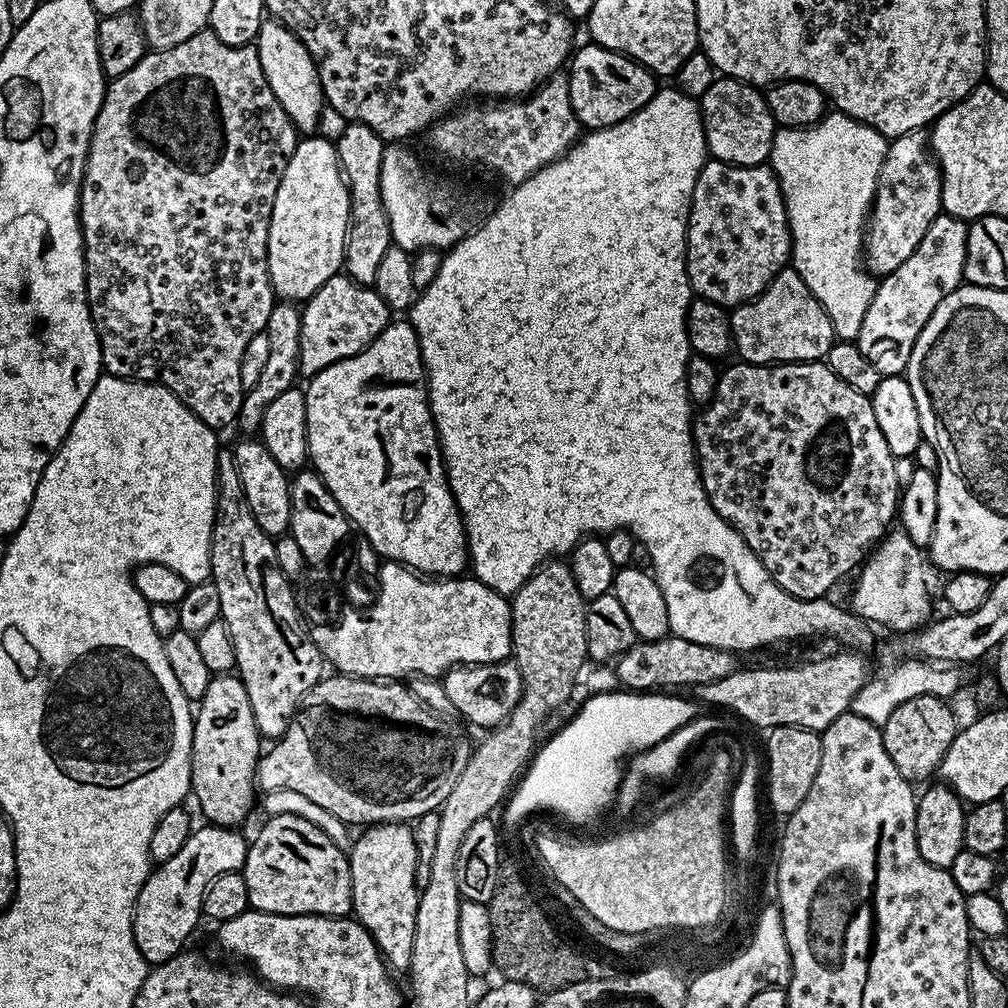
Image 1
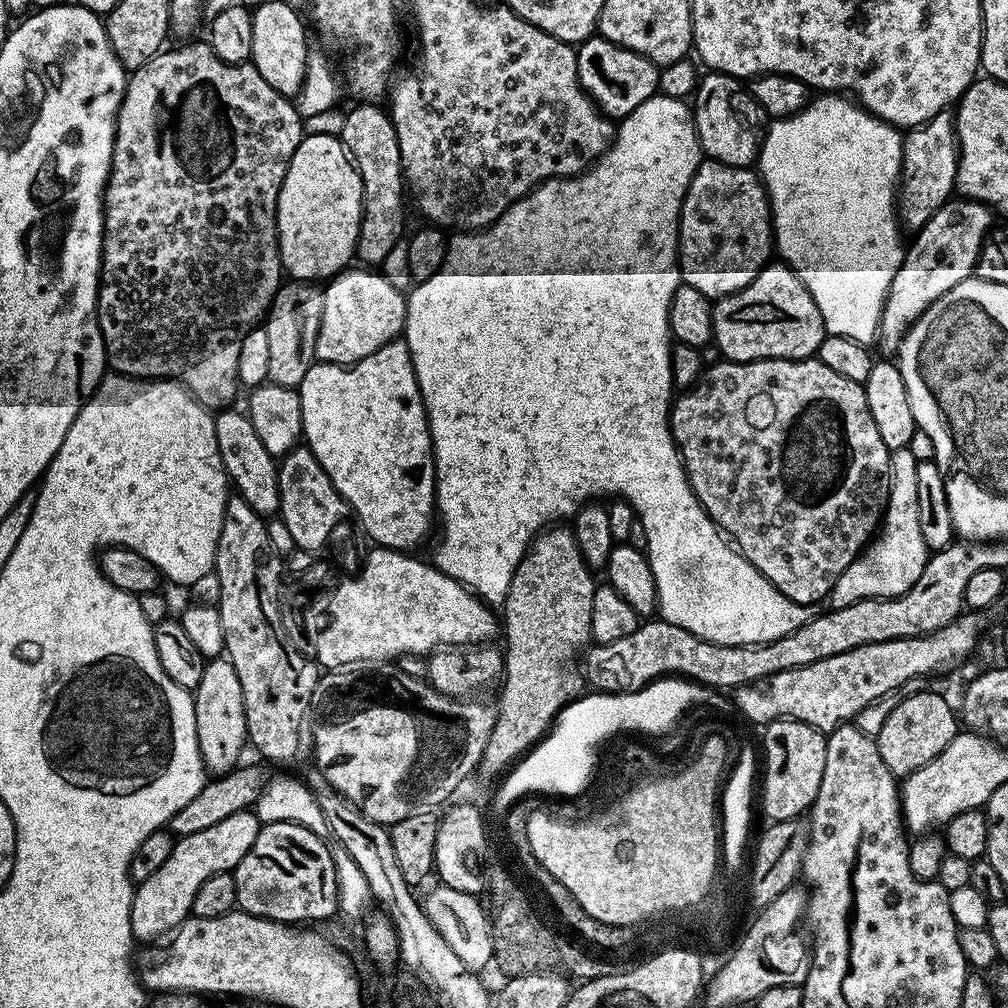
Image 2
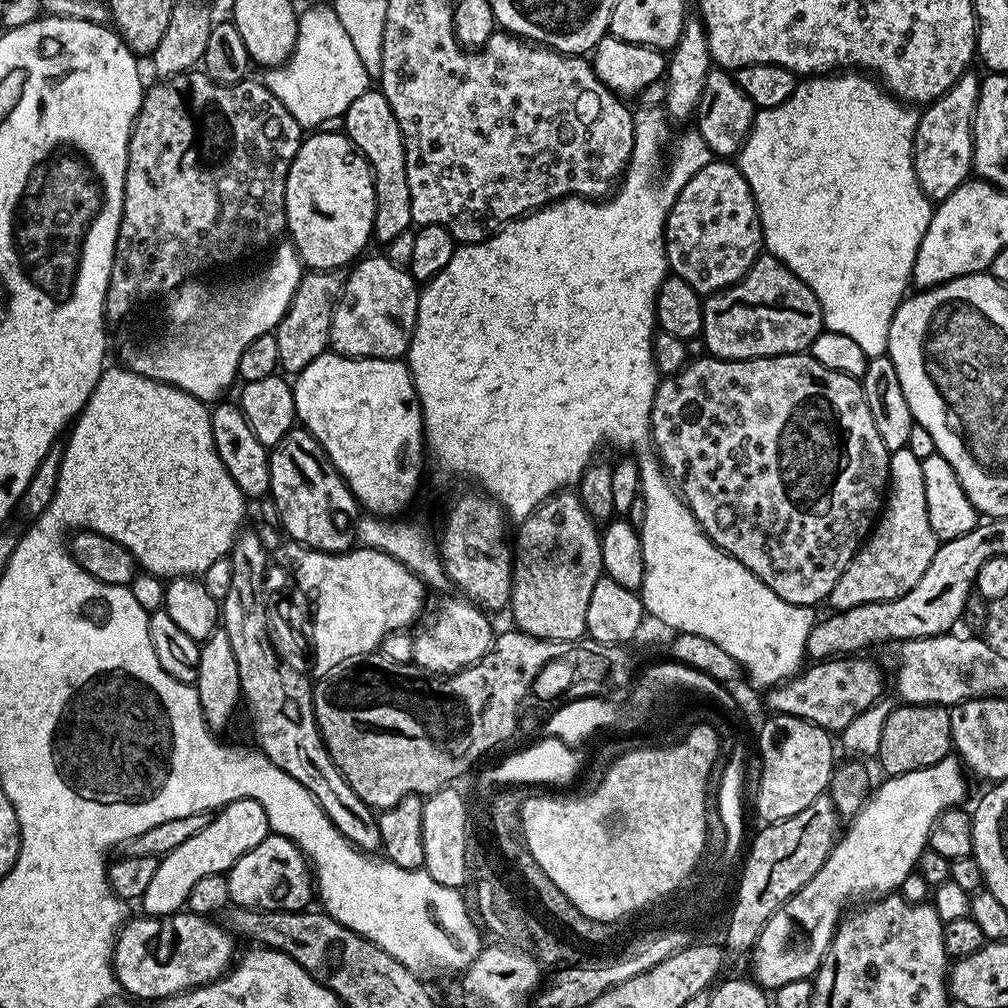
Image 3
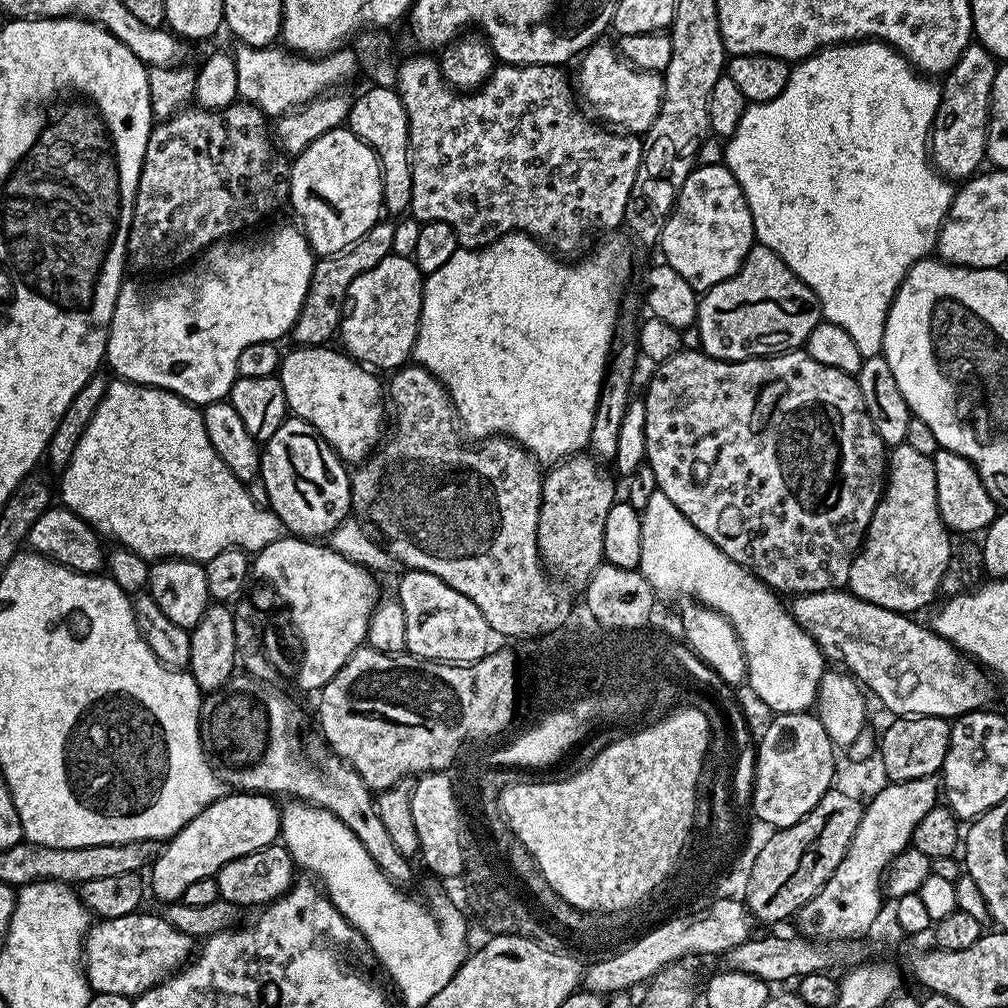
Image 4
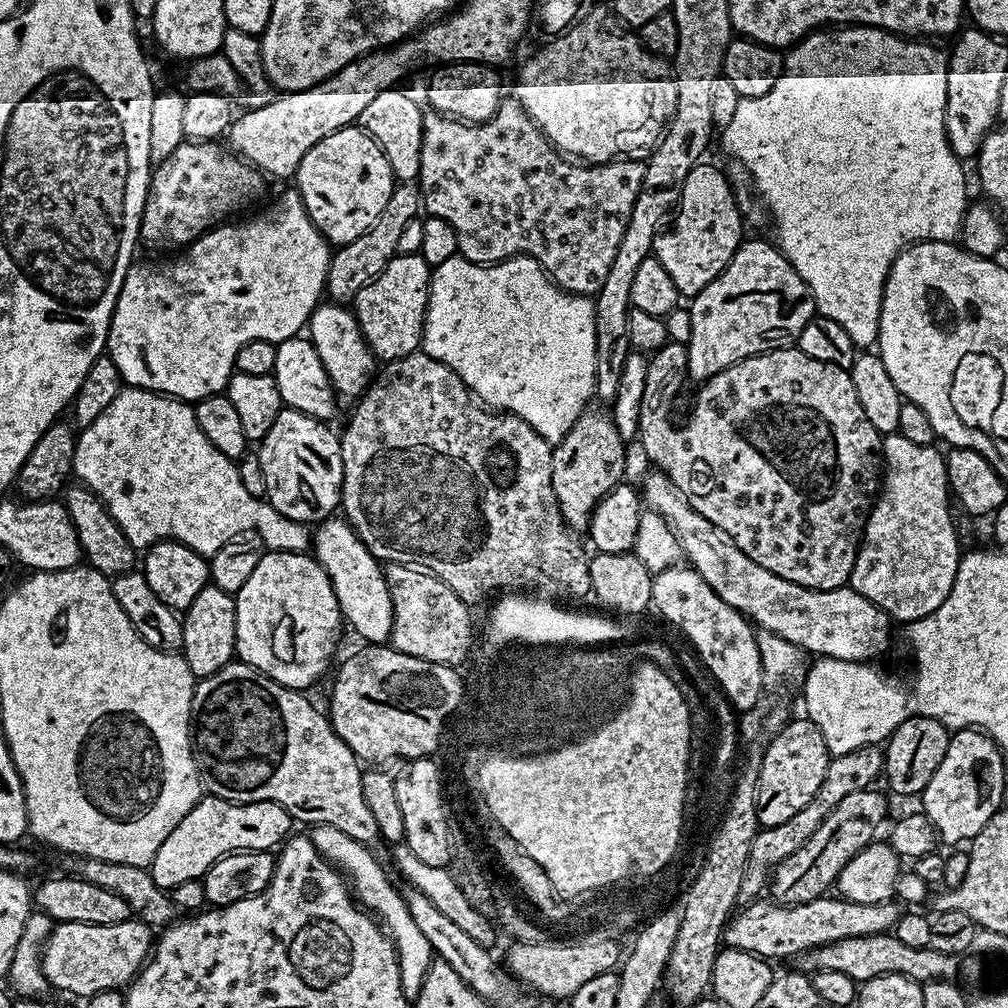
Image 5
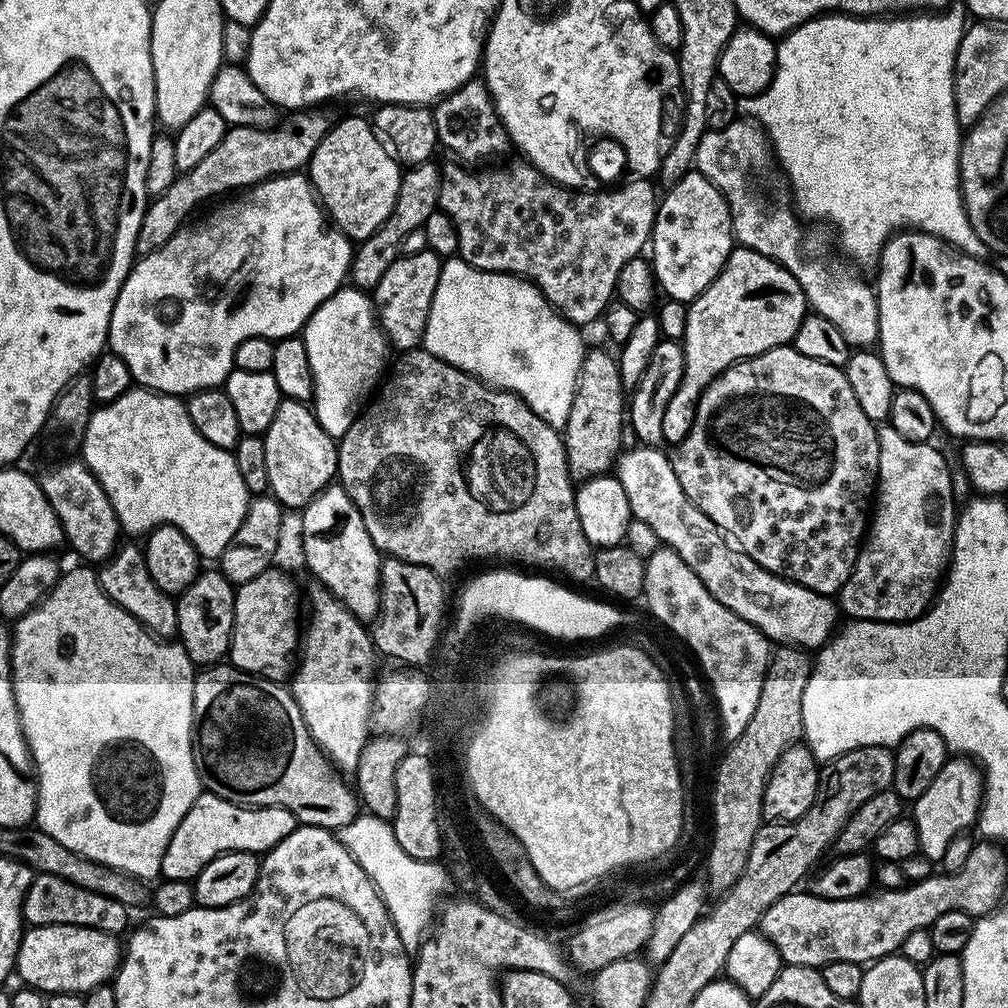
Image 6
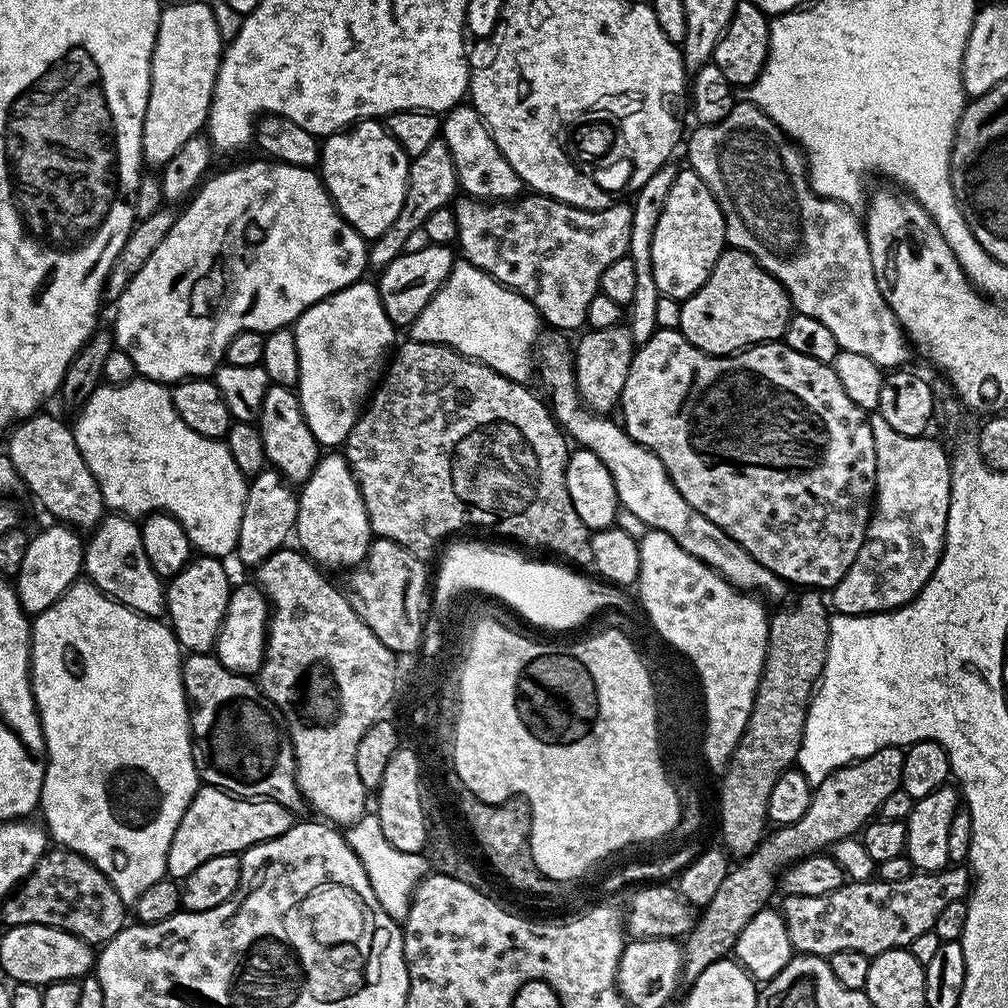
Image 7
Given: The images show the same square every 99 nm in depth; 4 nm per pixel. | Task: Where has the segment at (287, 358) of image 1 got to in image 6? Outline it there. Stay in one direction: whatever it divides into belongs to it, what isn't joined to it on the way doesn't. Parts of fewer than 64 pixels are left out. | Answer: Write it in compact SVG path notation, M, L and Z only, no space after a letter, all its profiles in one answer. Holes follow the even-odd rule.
M435 159L417 164L407 165L403 169L400 185L398 186L398 198L394 202L394 210L370 238L359 241L352 253L352 267L350 269L350 280L355 287L361 290L375 290L378 282L382 282L382 274L394 266L394 262L401 256L400 247L406 242L406 234L410 230L423 228L426 218L438 210L440 203L440 174L441 165Z

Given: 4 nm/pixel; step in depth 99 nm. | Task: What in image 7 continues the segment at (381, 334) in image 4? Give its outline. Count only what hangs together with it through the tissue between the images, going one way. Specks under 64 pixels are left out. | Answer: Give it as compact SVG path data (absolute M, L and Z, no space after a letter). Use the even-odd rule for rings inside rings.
M428 244L422 250L403 252L379 273L378 287L382 306L393 324L415 325L419 321L422 310L430 302L430 298L434 298L434 294L443 286L450 274L454 263L452 252L453 249L447 244Z

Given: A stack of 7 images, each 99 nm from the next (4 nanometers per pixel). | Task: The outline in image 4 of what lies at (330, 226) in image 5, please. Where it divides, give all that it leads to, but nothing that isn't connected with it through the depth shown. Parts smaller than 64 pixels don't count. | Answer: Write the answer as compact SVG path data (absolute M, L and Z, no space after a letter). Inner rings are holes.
M347 126L322 134L322 138L310 142L310 146L306 146L306 150L291 161L290 208L296 211L295 219L317 257L333 256L356 244L375 224L380 223L383 203L380 163L376 151L362 142L362 138L355 136Z

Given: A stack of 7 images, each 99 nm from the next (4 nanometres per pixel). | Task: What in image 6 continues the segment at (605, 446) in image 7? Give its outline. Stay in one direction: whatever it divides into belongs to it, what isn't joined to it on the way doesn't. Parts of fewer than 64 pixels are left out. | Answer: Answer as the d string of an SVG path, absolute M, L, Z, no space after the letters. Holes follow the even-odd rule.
M656 446L624 450L614 465L614 475L622 482L622 490L626 490L633 517L646 522L646 526L654 530L657 541L672 548L722 606L753 624L769 641L805 650L816 650L827 644L837 627L837 601L758 566L754 558L747 556L718 525L702 514L698 506L694 506L694 502L690 502L690 498L686 498L671 459L663 456L660 450Z

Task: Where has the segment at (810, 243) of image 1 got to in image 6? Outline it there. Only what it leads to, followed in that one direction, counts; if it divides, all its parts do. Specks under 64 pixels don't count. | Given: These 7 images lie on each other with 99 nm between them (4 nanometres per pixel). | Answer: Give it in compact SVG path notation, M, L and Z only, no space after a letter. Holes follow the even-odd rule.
M949 6L943 10L924 10L919 14L908 14L905 20L900 18L861 18L851 14L821 14L800 24L787 33L776 46L776 69L774 78L766 90L756 96L741 96L738 108L745 117L751 118L763 128L768 141L776 151L776 159L788 178L788 187L792 190L792 199L801 217L812 222L825 220L836 227L840 235L840 244L845 248L847 259L857 265L875 265L880 259L880 251L888 237L904 230L930 232L940 240L958 248L967 256L984 258L989 255L988 248L974 234L970 218L964 209L964 195L960 192L960 142L962 129L956 117L954 106L954 74L956 73L956 55L958 46L964 37L966 12L963 7Z

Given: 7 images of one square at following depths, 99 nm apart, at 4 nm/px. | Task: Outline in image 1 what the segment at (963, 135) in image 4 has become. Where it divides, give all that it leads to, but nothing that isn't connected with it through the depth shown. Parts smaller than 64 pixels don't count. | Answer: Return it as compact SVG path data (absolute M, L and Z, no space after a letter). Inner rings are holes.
M923 128L891 137L886 158L882 162L882 170L876 179L876 193L872 199L864 230L862 263L873 277L883 278L898 270L898 266L902 266L902 262L906 262L906 258L910 258L914 250L918 250L918 242L922 242L922 238L926 238L926 230L930 230L930 222L934 222L934 218L941 215L940 166L930 155L929 148L930 136Z

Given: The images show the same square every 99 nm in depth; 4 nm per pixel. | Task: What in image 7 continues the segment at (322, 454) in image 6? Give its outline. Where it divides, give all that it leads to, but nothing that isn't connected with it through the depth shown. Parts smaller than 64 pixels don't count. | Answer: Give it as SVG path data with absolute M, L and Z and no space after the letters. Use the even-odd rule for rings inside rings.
M272 384L262 402L262 414L258 421L258 427L261 432L262 446L265 447L267 463L293 485L303 485L304 481L312 476L312 471L315 470L316 463L321 458L322 445L314 438L314 434L302 414L299 395L291 388L283 388L280 384Z

